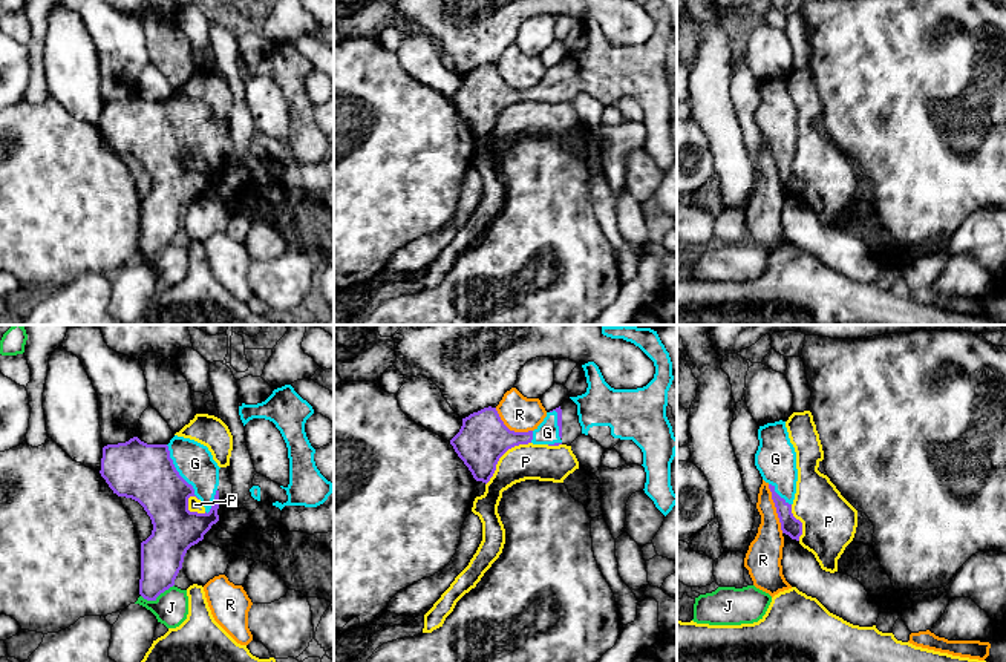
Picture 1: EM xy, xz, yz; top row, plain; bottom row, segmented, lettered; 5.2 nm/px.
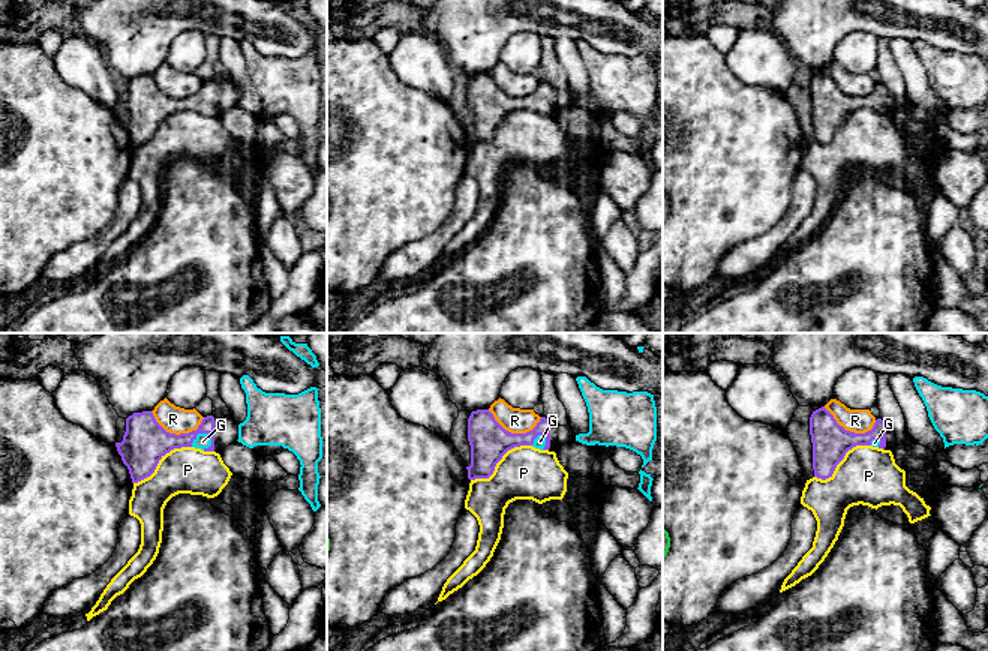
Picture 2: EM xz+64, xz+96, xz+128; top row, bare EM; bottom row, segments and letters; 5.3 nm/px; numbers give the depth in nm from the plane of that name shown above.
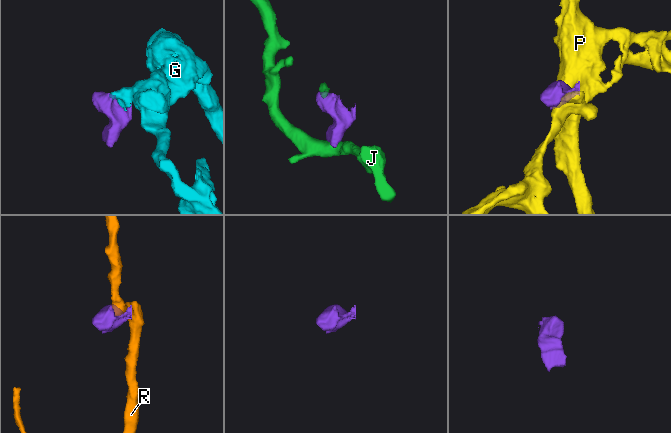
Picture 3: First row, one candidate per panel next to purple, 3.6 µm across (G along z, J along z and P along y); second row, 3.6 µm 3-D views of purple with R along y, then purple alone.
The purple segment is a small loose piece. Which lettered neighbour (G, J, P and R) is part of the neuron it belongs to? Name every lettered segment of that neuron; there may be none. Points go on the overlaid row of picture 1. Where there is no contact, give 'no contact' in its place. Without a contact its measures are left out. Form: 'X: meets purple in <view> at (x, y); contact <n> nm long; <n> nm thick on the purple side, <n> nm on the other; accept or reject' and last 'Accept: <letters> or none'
G: meets purple in xy at (178, 472); contact 340 nm long; 300 nm thick on the purple side, 200 nm on the other; accept
J: meets purple in xy at (156, 596); contact 190 nm long; 220 nm thick on the purple side, 180 nm on the other; reject
P: meets purple in xz at (501, 455); contact 340 nm long; 260 nm thick on the purple side, 190 nm on the other; reject
R: meets purple in yz at (777, 509); contact 260 nm long; 100 nm thick on the purple side, 180 nm on the other; reject
Accept: G

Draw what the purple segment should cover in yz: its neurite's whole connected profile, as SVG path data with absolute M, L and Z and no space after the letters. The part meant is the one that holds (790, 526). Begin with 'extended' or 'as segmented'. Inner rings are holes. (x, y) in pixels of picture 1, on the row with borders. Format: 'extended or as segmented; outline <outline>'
extended; outline M786 421L767 423L758 429L759 446L755 466L769 484L782 533L799 541L802 523L792 513L796 493L796 452L790 443Z

